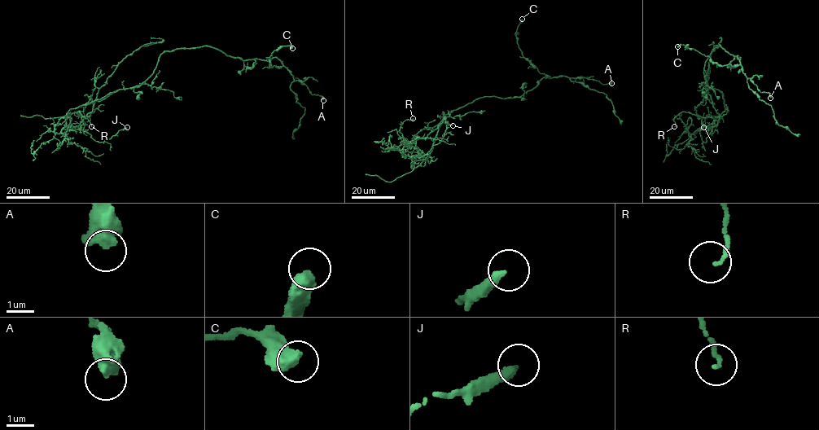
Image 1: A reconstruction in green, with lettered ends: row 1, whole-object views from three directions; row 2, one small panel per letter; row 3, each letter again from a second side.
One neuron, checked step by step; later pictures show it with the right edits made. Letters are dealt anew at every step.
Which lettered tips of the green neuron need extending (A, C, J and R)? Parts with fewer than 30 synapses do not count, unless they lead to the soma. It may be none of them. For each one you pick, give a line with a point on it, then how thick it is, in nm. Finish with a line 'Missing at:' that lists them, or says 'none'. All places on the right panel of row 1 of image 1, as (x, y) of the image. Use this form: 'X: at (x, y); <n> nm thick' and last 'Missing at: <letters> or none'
Missing at: none

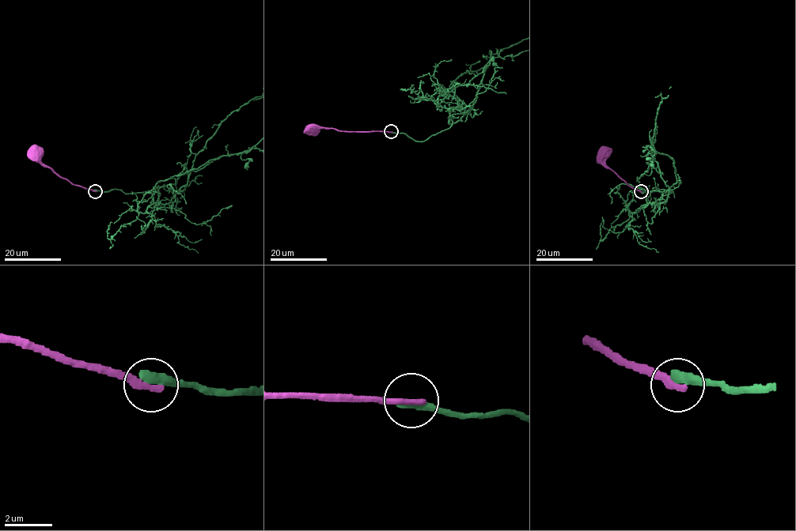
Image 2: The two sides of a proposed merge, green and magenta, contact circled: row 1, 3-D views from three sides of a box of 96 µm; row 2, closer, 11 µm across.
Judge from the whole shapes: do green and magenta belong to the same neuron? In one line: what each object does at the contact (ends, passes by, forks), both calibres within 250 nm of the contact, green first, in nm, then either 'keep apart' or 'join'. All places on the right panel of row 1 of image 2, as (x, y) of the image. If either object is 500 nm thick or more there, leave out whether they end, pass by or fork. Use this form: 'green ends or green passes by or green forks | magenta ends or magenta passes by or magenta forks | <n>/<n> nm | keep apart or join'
green ends | magenta ends | 480/340 nm | keep apart

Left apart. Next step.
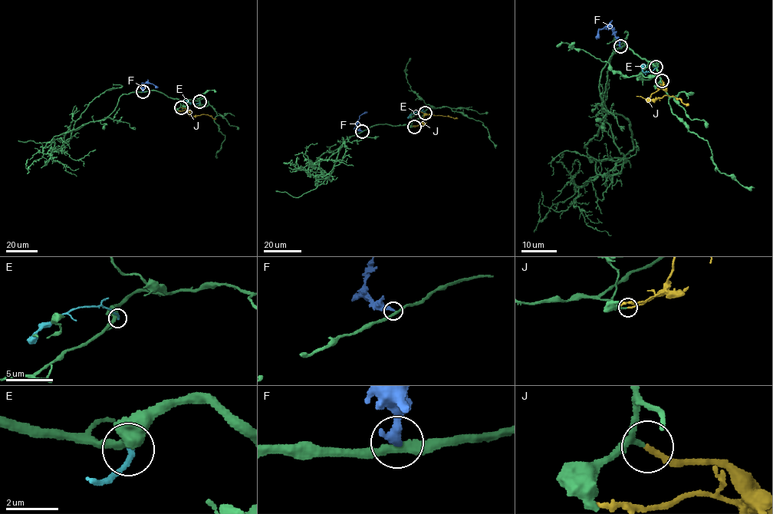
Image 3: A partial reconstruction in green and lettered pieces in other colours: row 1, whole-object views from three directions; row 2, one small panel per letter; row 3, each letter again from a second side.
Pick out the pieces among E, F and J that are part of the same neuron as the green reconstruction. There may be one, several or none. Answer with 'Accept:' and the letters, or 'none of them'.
Accept: J

